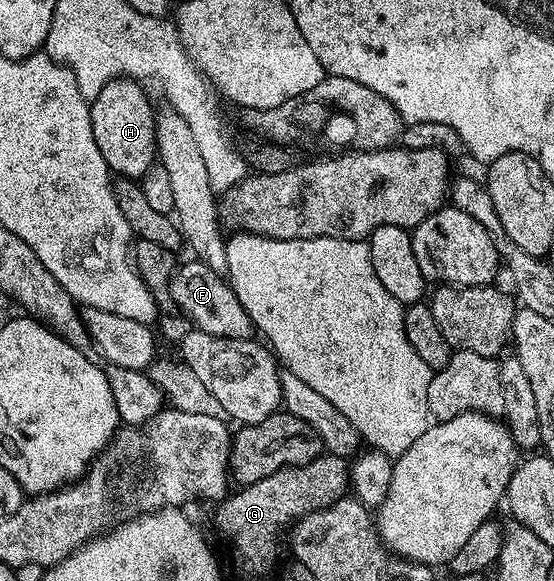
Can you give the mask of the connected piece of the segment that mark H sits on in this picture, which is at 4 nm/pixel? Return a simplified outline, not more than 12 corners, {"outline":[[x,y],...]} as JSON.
{"outline":[[133,78],[90,99],[97,149],[112,175],[156,165],[157,110]]}

